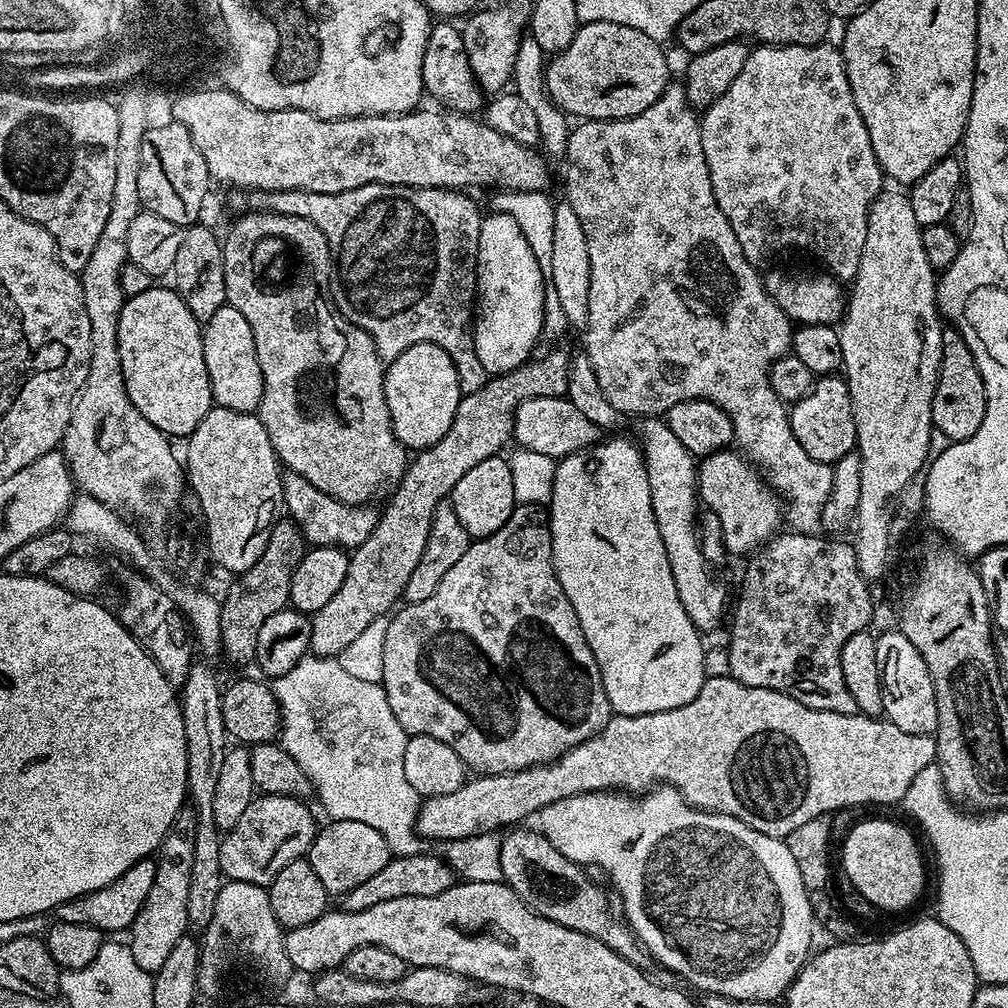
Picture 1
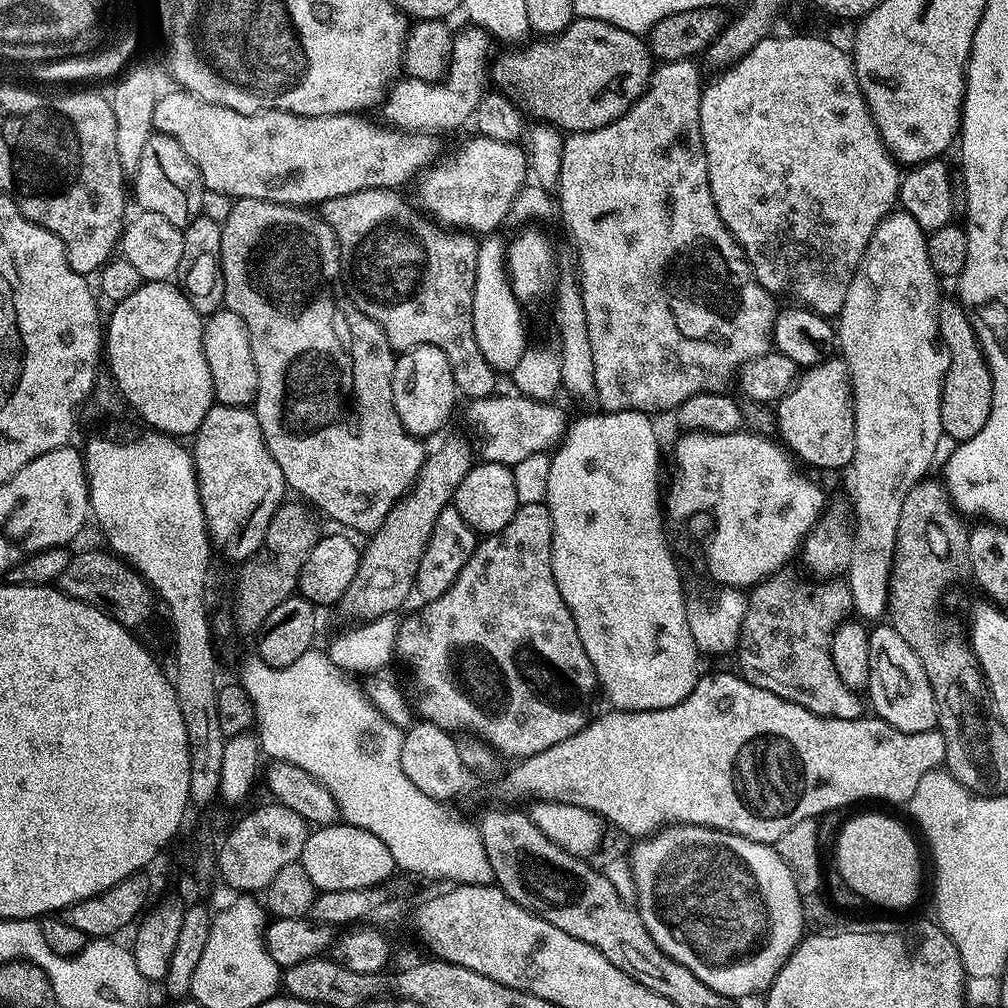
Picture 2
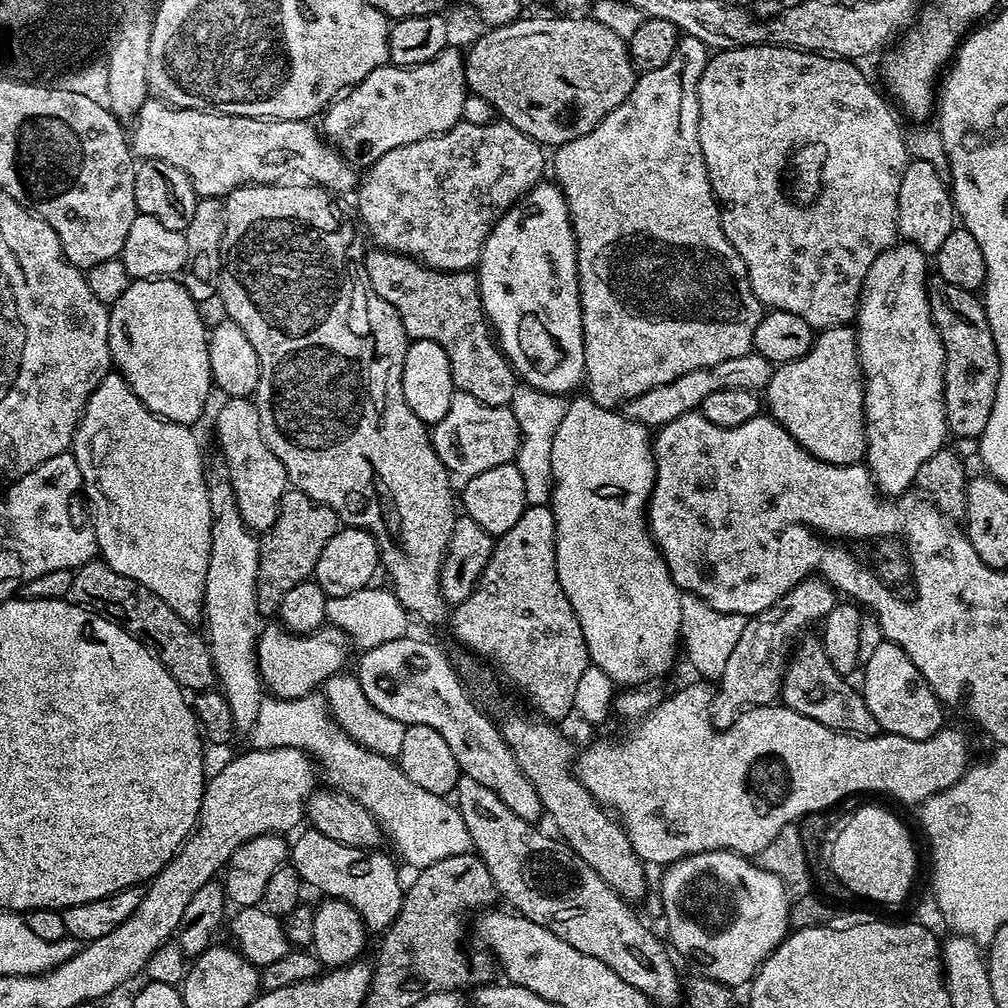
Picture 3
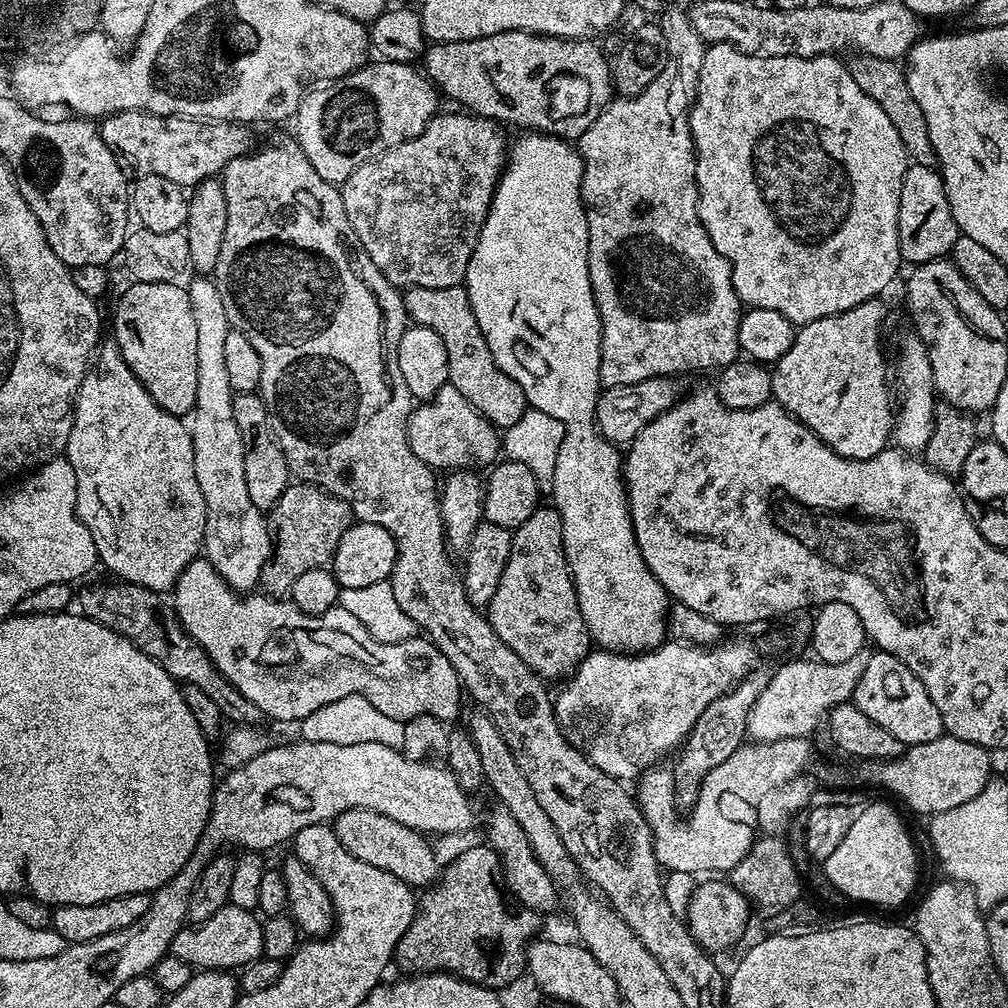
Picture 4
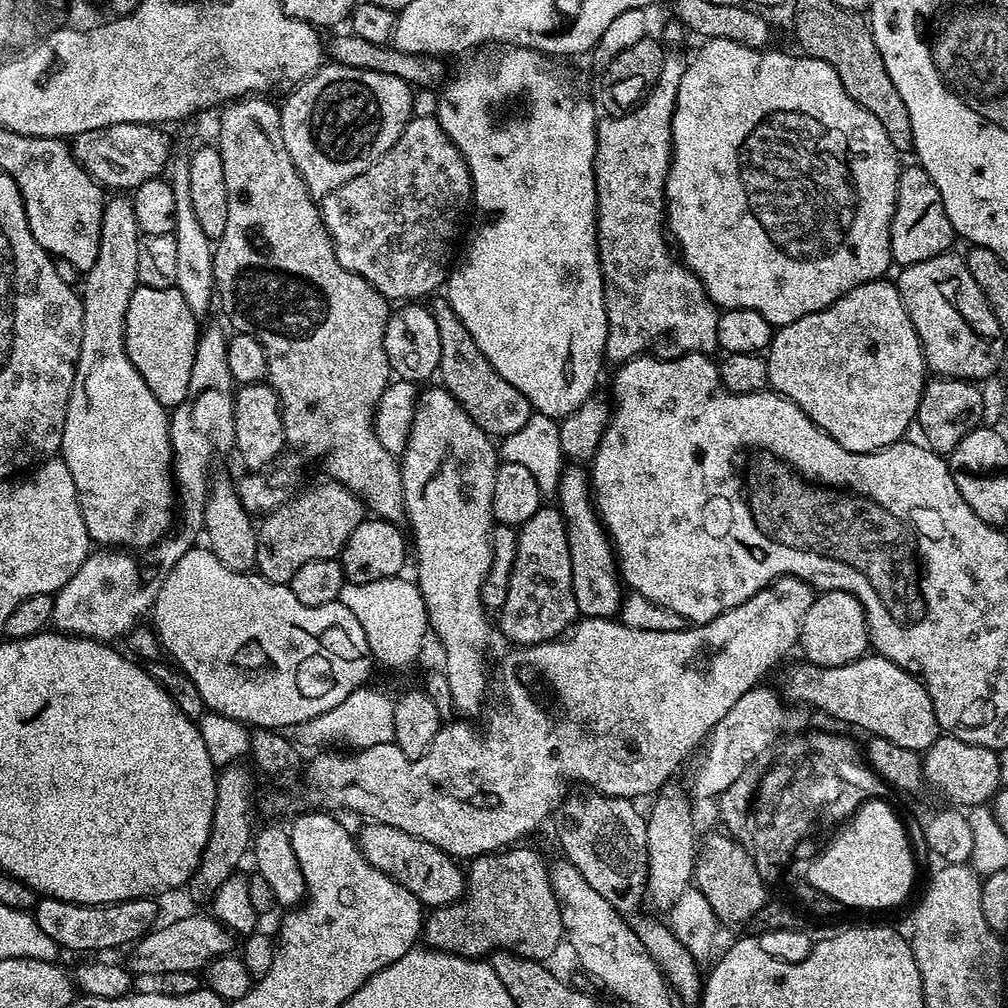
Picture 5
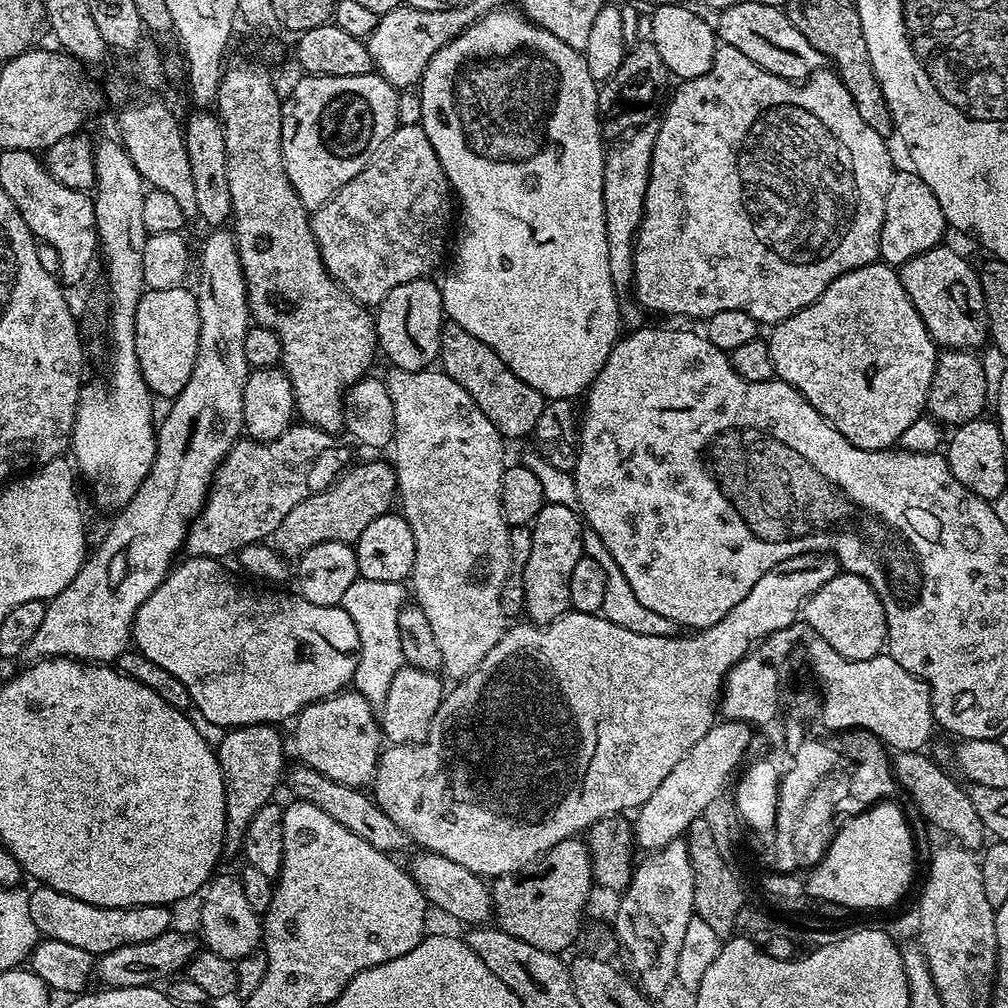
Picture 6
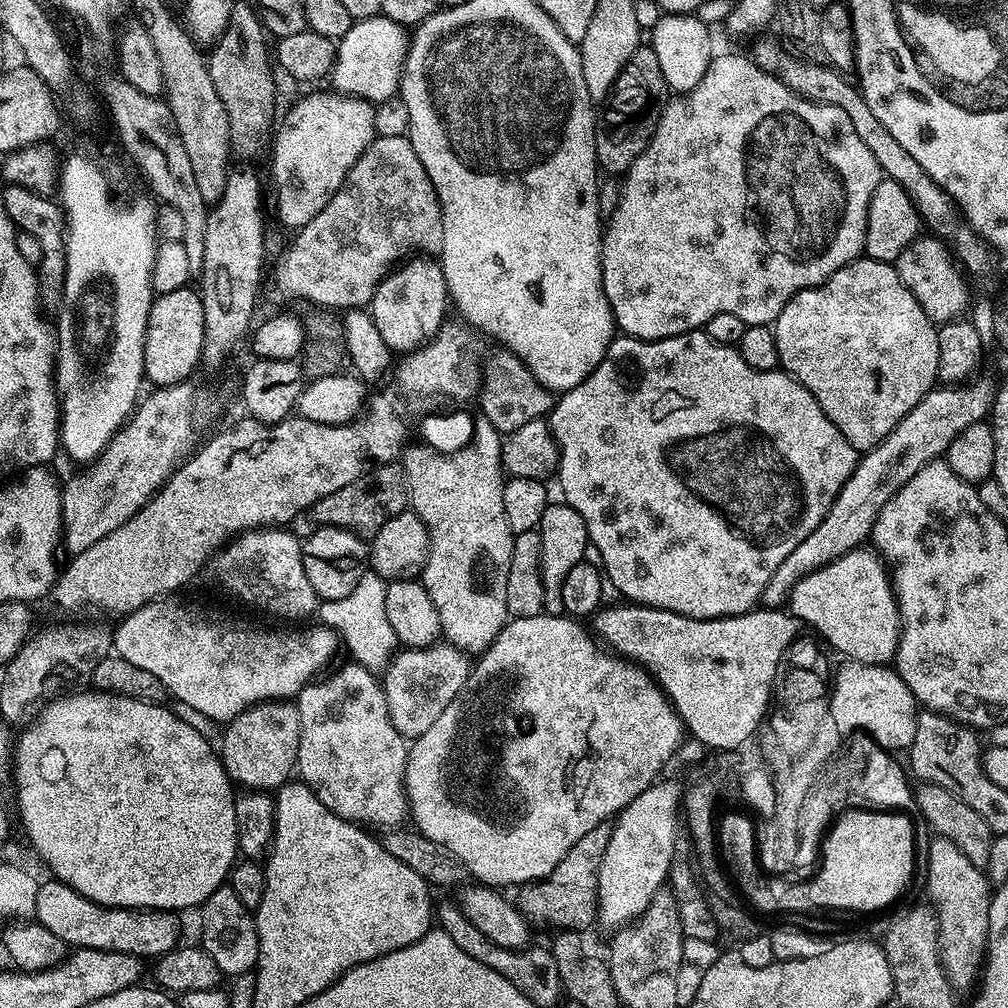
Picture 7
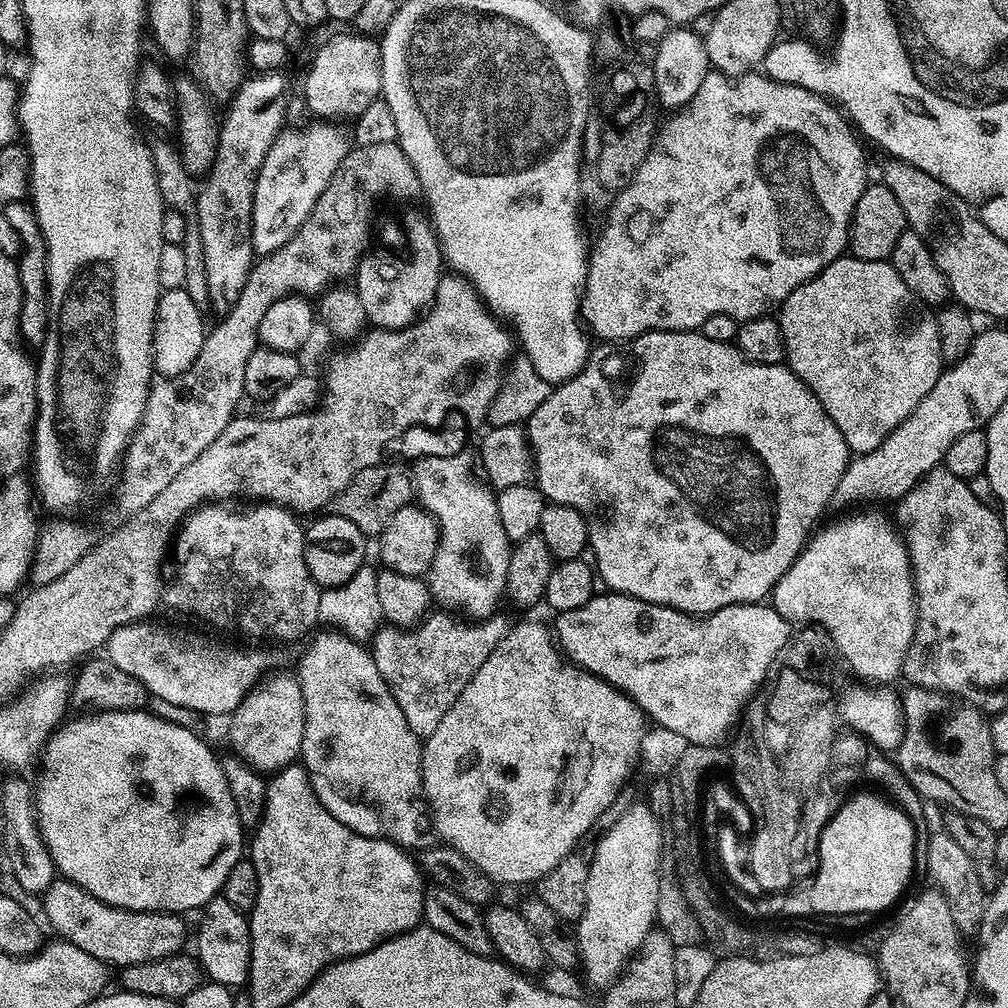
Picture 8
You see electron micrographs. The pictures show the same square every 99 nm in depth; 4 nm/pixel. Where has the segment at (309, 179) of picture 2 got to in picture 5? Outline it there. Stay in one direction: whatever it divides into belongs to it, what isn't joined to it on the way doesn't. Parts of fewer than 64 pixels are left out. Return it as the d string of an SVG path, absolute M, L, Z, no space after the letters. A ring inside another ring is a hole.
M115 124L71 137L70 147L78 163L97 184L108 190L134 190L142 186L142 182L157 179L169 167L174 149L168 145L164 131L163 127L154 124Z

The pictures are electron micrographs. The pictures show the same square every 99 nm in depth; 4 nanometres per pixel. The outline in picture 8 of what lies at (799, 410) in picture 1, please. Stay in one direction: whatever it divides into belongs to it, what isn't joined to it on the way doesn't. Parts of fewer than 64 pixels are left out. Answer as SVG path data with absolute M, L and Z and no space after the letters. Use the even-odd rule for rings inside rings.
M851 254L842 255L834 262L830 262L830 266L823 268L813 280L807 280L805 284L794 289L780 305L778 319L782 326L782 338L786 346L784 355L786 366L812 391L814 398L818 398L818 402L822 402L822 410L826 410L826 414L830 414L830 422L834 422L834 426L838 426L838 430L842 430L842 438L846 438L849 453L869 452L882 446L885 438L898 425L906 422L906 418L910 418L914 406L918 406L918 402L922 402L922 398L926 398L926 394L930 394L930 390L934 390L934 382L938 382L942 371L940 325L937 317L933 313L931 316L928 312L931 312L929 305L920 301L908 289L906 282L902 282L898 270L894 270L891 262L888 260L863 260Z

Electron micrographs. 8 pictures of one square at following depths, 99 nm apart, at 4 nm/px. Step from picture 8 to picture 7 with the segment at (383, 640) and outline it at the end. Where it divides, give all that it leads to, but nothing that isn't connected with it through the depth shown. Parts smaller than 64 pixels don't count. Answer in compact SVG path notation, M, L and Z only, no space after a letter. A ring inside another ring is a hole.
M437 642L428 648L397 651L382 673L382 687L394 730L405 738L426 734L442 710L446 710L446 706L450 706L452 699L463 690L469 671L469 657L447 642Z

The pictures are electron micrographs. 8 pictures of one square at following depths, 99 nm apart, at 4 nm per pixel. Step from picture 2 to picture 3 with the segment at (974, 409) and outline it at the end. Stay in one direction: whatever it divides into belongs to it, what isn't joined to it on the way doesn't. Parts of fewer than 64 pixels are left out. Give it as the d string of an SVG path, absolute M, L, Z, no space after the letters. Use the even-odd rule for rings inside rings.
M939 278L929 279L928 301L932 320L944 343L944 409L948 431L953 437L961 436L964 440L975 441L986 430L986 422L990 422L990 410L994 410L1000 373L1000 359L994 346L994 334L990 334L984 301L977 293L950 286L950 282Z

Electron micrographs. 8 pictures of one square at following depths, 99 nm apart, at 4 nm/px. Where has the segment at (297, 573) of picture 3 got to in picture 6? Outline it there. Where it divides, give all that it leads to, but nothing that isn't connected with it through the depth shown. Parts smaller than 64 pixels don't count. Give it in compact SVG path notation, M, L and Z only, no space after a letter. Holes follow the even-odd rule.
M372 460L369 464L351 468L337 476L326 490L306 498L306 502L298 502L298 506L294 506L294 510L282 518L282 526L278 526L270 537L281 556L299 558L306 554L306 550L322 542L355 545L362 530L366 530L374 518L382 518L387 512L393 511L398 500L395 467L389 461L387 464L384 460Z

